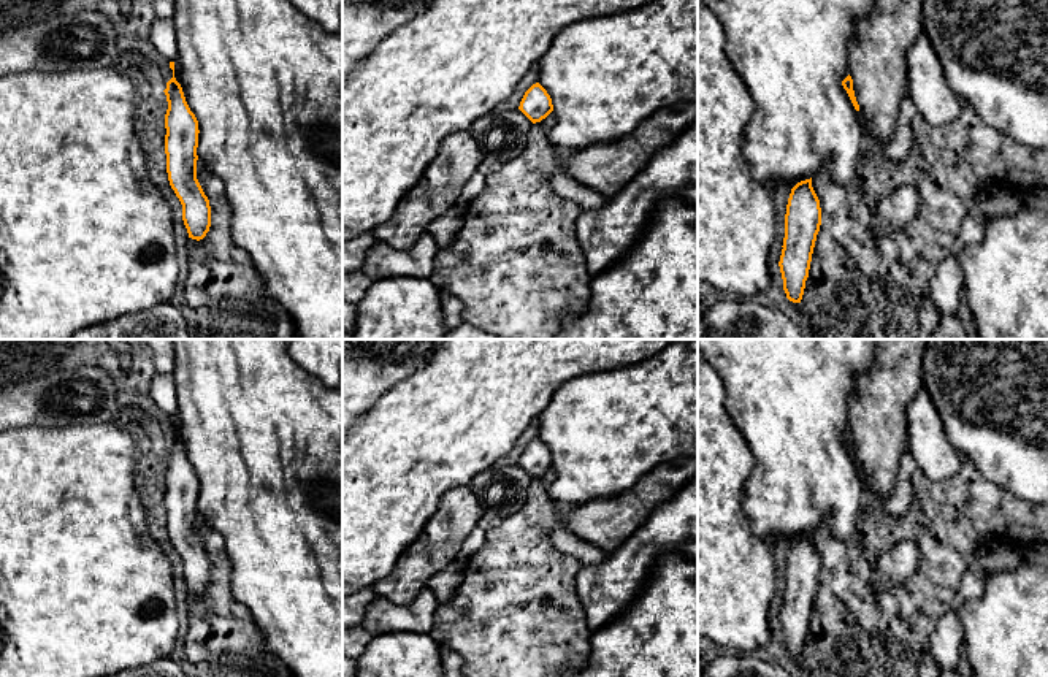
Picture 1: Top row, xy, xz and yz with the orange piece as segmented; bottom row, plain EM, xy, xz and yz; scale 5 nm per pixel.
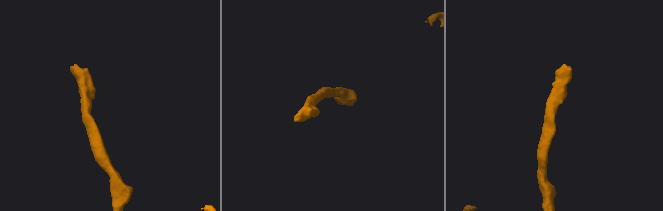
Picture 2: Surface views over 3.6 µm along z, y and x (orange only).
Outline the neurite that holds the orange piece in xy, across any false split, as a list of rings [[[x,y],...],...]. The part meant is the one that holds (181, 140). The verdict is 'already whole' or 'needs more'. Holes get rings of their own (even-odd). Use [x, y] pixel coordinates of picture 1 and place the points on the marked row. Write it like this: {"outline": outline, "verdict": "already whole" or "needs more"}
{"outline": [[[170,62],[170,68],[173,78],[163,90],[168,101],[165,114],[166,173],[171,189],[182,205],[182,220],[189,238],[200,241],[211,227],[211,206],[197,179],[198,120],[174,78],[174,62]]], "verdict": "already whole"}

